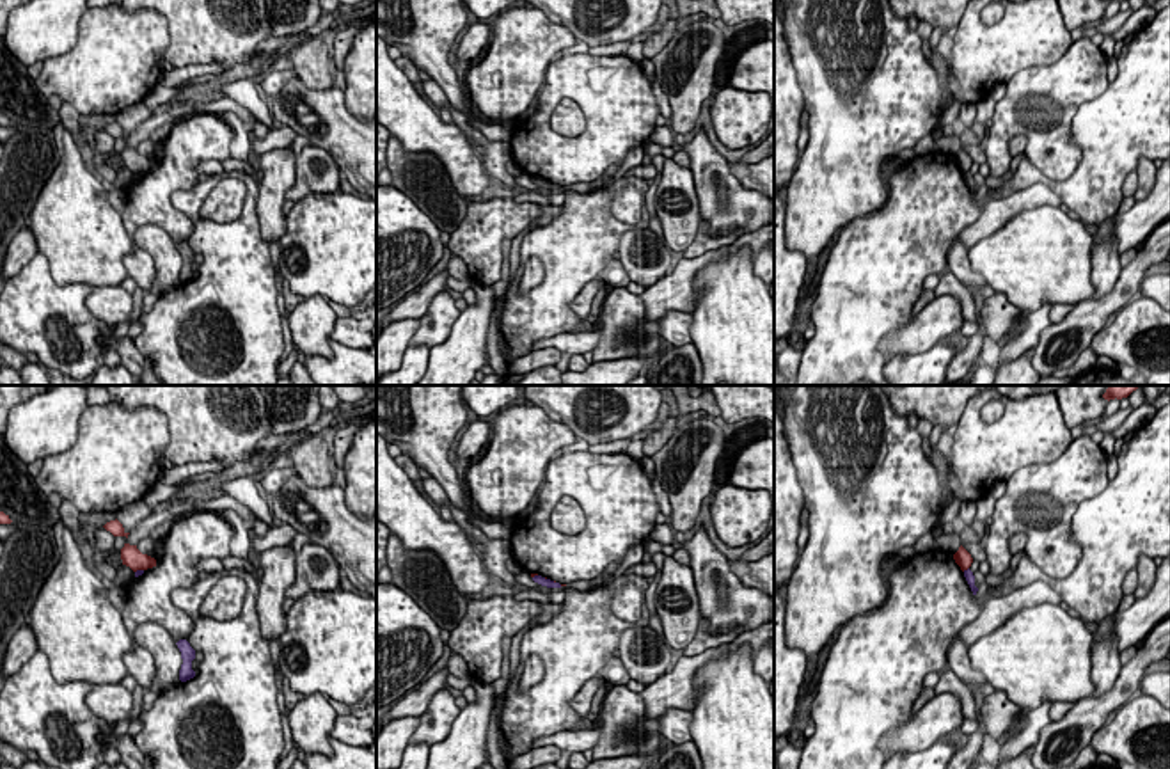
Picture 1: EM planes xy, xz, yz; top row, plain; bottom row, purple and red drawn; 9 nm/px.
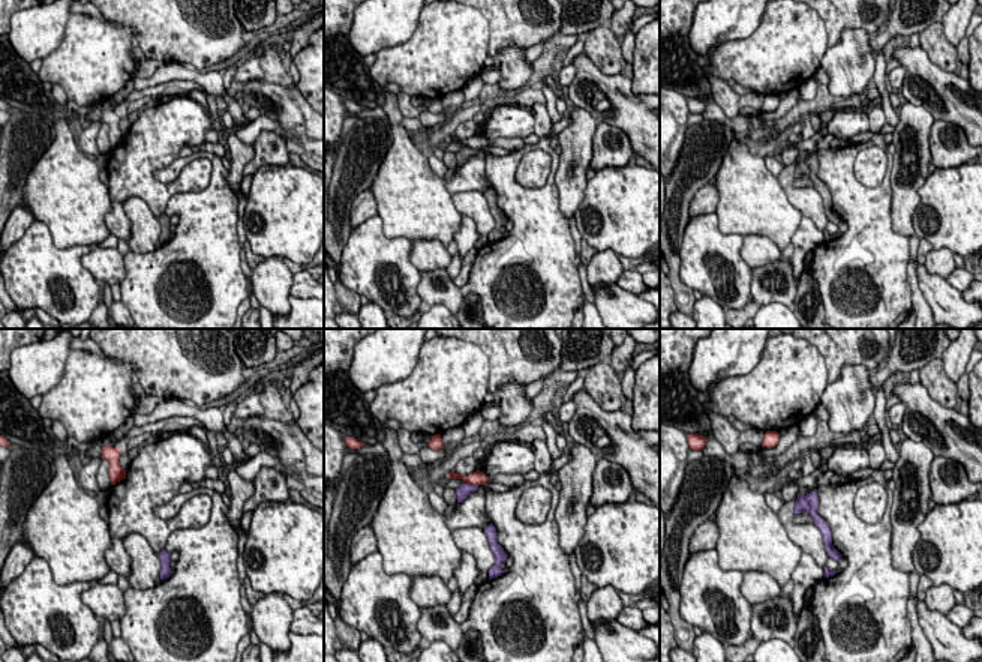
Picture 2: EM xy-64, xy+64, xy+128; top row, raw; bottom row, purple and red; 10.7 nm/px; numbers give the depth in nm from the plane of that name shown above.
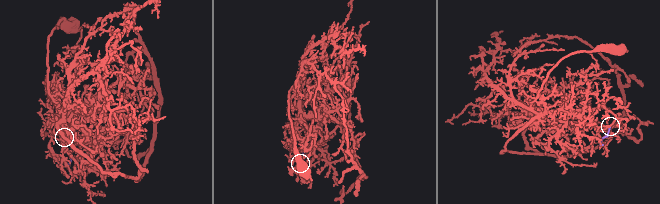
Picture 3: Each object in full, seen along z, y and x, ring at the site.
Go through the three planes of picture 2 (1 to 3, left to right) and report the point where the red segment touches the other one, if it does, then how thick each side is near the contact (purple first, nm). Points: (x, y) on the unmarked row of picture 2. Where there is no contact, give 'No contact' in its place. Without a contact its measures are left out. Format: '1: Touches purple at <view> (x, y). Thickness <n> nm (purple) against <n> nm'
1: No contact
2: Touches purple at xy+64 (470, 147). Thickness 140 nm (purple) against 160 nm
3: No contact

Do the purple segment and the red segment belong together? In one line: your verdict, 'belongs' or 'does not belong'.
does not belong

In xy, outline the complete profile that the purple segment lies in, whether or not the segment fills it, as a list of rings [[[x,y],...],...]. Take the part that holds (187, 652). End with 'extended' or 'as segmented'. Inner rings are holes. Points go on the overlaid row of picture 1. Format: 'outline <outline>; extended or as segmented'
outline [[[179,639],[176,645],[178,645],[178,648],[181,652],[181,659],[183,659],[183,664],[179,670],[179,680],[186,682],[195,677],[195,671],[192,670],[192,661],[195,659],[195,650],[190,646],[190,643],[186,639]]]; as segmented

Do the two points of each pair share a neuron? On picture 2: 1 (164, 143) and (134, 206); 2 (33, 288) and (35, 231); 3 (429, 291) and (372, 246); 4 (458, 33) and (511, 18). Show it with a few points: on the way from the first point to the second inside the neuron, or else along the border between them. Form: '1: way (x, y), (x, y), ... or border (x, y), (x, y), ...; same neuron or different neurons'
1: border (122, 203), (131, 197), (140, 197), (158, 219); different neurons
2: way (35, 275), (35, 245); same neuron
3: border (420, 272), (417, 294), (423, 302); different neurons
4: border (482, 15), (488, 23), (489, 32), (488, 56); different neurons

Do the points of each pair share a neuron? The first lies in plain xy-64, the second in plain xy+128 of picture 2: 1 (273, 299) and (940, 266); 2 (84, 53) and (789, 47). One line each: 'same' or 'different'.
1: same
2: same

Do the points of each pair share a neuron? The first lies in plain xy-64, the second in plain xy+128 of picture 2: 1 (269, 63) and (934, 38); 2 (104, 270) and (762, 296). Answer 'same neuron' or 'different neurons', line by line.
1: same neuron
2: different neurons

